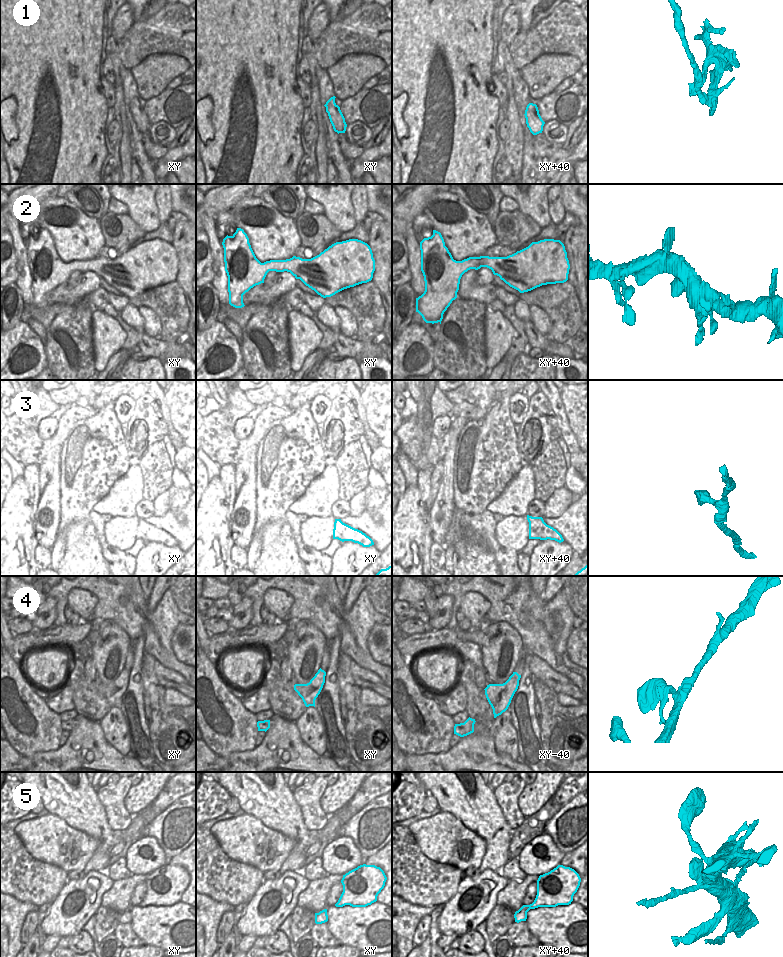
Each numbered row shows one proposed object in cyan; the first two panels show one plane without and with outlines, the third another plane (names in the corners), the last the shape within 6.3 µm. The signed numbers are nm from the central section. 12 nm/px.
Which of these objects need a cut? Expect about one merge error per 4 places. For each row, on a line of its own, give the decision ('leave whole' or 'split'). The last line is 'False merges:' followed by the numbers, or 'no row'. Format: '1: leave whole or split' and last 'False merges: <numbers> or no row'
1: split
2: leave whole
3: leave whole
4: leave whole
5: split
False merges: 1, 5

